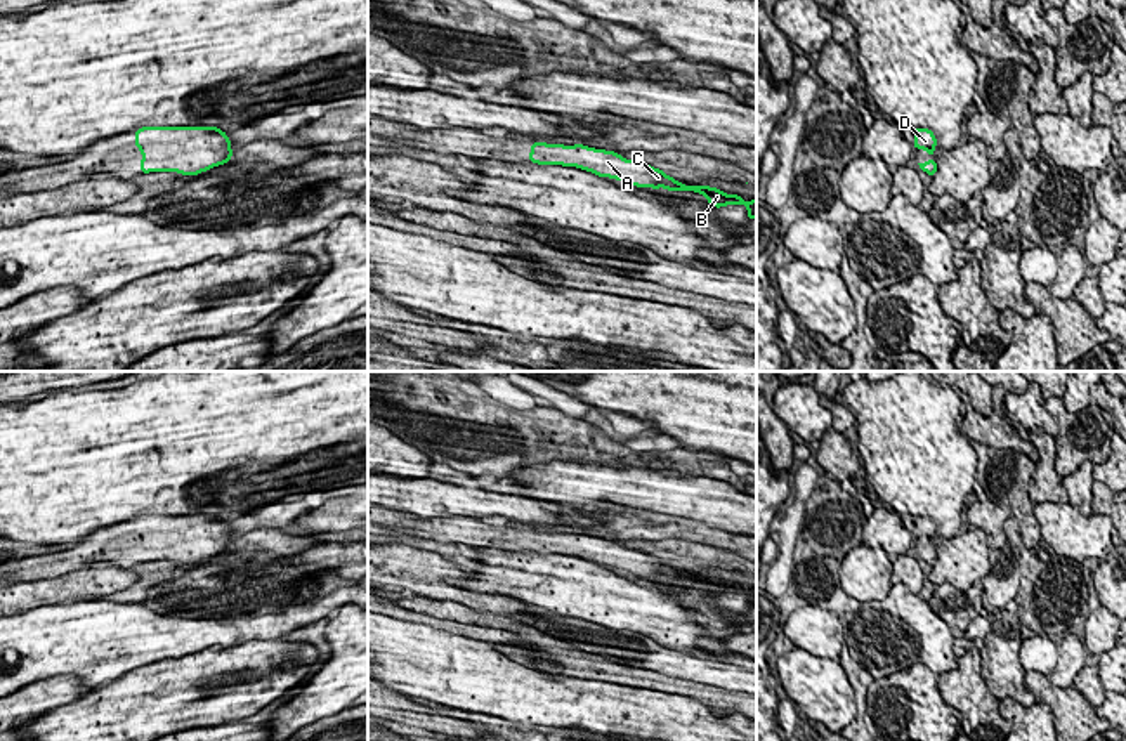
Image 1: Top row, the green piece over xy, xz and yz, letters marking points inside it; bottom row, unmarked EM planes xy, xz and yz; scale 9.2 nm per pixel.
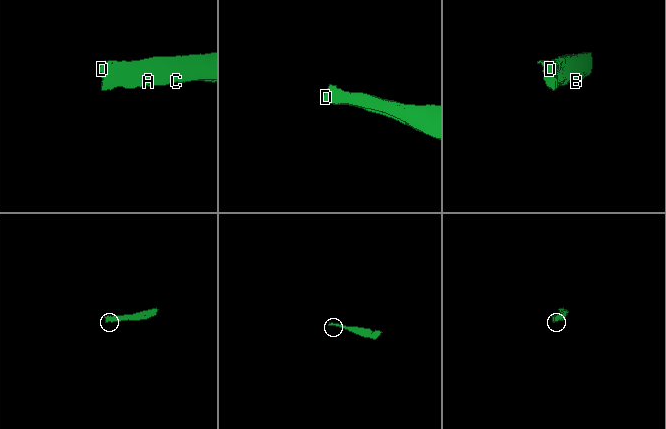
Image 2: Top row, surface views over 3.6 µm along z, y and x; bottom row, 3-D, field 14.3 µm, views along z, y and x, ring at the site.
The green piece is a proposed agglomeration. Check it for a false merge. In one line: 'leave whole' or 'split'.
leave whole

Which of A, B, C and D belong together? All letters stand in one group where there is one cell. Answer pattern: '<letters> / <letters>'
A B C D

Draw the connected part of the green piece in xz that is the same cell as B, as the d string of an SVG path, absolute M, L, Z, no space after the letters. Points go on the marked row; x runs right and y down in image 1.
M531 142L529 161L538 165L562 165L576 167L592 172L599 177L609 177L625 180L637 187L664 187L668 191L694 191L706 198L715 208L727 205L744 205L748 208L748 219L756 219L756 200L744 201L739 194L722 193L718 187L710 186L685 186L663 170L651 167L649 163L626 160L619 153L595 149L583 144L564 146Z

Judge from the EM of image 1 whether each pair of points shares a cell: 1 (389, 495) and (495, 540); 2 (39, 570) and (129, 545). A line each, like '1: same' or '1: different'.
1: different
2: same

